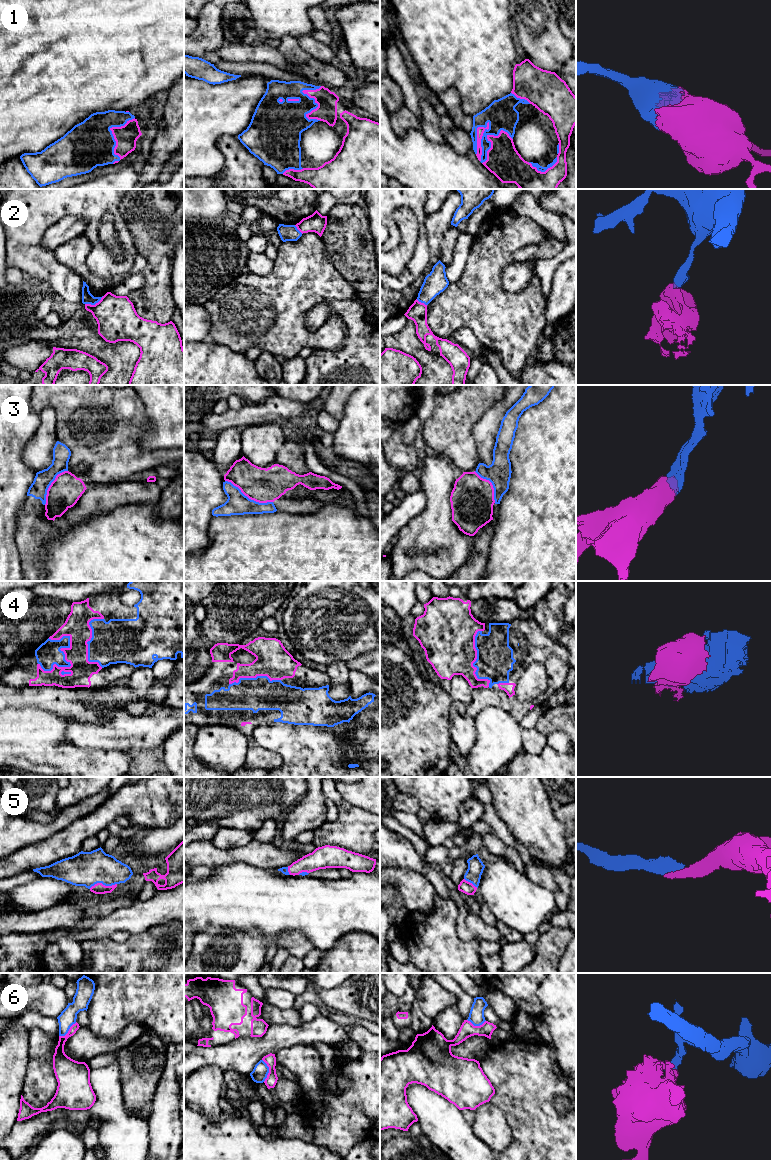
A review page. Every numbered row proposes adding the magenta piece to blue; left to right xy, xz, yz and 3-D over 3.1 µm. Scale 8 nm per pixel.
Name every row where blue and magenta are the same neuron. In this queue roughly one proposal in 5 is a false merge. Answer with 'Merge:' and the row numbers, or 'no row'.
Merge: 1, 4, 5

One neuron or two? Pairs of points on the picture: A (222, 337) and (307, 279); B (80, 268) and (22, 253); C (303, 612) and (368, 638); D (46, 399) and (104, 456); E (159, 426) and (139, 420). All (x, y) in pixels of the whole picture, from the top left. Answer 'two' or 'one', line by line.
A: one
B: two
C: one
D: one
E: two

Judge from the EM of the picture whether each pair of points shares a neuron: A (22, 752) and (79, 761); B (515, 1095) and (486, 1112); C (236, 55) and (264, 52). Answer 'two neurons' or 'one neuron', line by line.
A: one neuron
B: two neurons
C: one neuron

